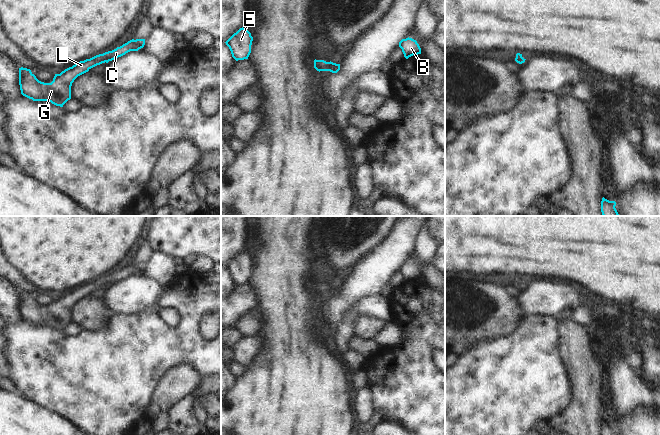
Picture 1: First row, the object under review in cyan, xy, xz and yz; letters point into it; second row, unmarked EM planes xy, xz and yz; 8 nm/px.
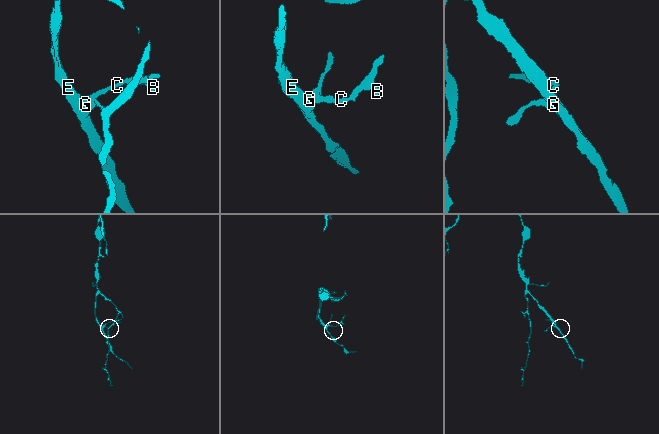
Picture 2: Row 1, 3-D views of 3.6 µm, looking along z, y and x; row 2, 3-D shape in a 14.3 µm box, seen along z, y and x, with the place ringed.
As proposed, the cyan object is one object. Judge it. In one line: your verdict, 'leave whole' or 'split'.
leave whole

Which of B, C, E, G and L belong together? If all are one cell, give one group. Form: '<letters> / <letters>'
B C E G L

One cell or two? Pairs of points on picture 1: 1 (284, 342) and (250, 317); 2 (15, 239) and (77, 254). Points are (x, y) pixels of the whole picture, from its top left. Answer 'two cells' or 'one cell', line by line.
1: two cells
2: one cell

